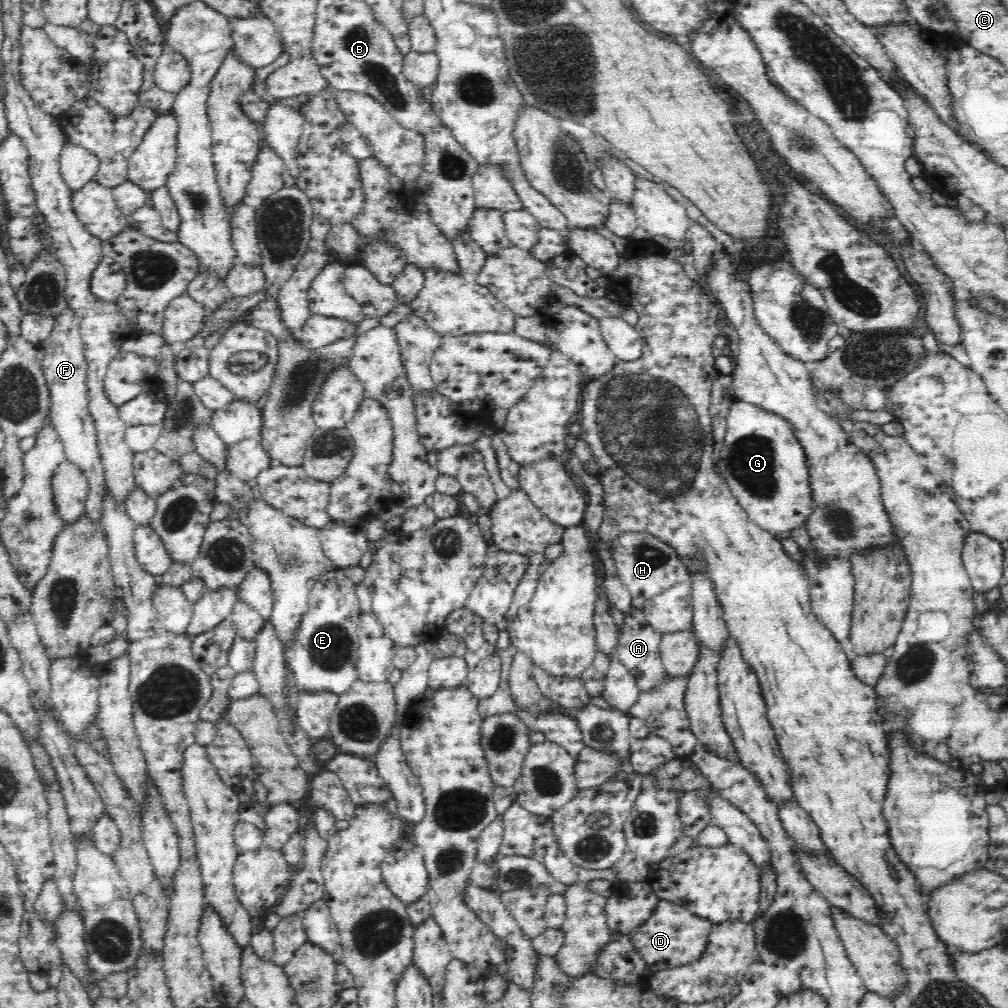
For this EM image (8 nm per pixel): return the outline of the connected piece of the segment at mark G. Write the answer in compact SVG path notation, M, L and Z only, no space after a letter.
M737 400L730 406L726 416L727 430L720 450L721 456L716 461L716 469L730 487L732 495L740 502L740 506L748 512L750 520L754 520L760 528L782 534L800 529L808 524L814 512L812 499L812 482L808 459L795 435L793 424L779 414L768 412L760 406Z

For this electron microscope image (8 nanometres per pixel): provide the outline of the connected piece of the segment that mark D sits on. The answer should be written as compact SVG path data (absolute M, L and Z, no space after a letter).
M658 900L650 918L628 932L630 943L644 959L646 971L653 975L659 970L682 966L700 958L706 950L713 922L692 914L685 906L668 900Z

